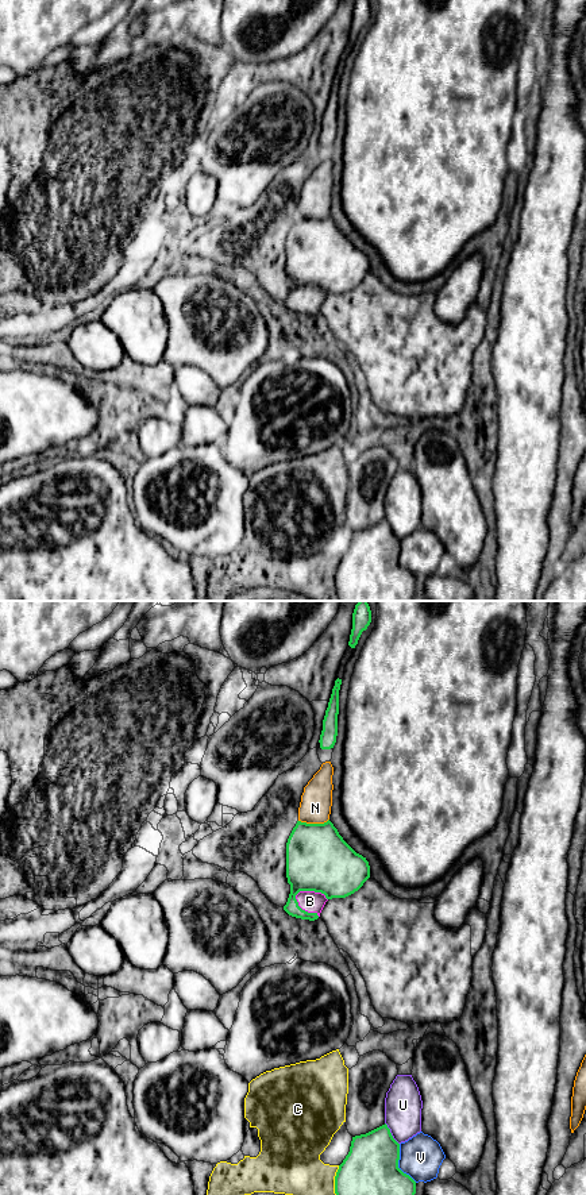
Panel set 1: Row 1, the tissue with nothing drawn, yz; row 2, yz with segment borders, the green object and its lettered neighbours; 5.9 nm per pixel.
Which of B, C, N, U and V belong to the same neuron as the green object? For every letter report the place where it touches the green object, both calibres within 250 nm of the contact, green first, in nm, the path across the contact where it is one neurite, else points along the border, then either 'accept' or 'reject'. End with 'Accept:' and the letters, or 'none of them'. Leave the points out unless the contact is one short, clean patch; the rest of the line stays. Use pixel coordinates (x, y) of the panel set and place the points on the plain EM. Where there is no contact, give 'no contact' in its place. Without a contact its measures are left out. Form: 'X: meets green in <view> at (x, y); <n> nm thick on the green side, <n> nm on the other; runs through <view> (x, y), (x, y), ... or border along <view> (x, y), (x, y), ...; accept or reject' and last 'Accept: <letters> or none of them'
B: meets green in yz at (300, 303); 280 nm thick on the green side, 130 nm on the other; accept
C: meets green in yz at (335, 581); 440 nm thick on the green side, 300 nm on the other; reject
N: meets green in yz at (313, 219); 380 nm thick on the green side, 190 nm on the other; reject
U: meets green in yz at (390, 528); 340 nm thick on the green side, 220 nm on the other; reject
V: meets green in yz at (397, 559); 440 nm thick on the green side, 260 nm on the other; reject
Accept: B

